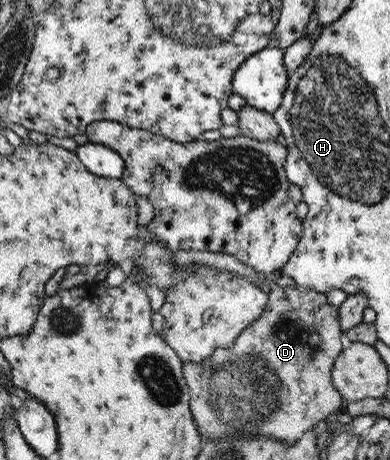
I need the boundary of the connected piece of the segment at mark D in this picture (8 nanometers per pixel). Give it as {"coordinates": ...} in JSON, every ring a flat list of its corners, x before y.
{"coordinates":[[297,285,269,291,263,313,238,333,229,349,215,349,211,357,199,363,182,362,182,376,188,387,188,406,200,437,221,437,227,427,233,429,233,434,239,434,239,431,243,436,256,433,293,443,327,415,341,410,343,399,335,391,330,378,334,361,345,347,341,335,337,310,327,304,325,294]]}

